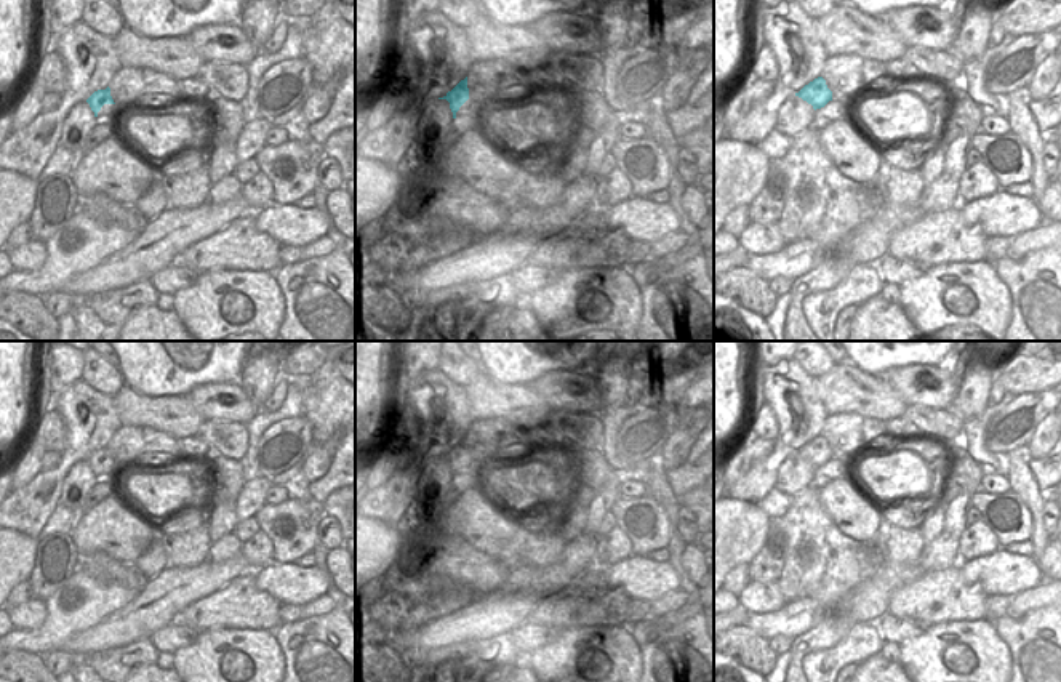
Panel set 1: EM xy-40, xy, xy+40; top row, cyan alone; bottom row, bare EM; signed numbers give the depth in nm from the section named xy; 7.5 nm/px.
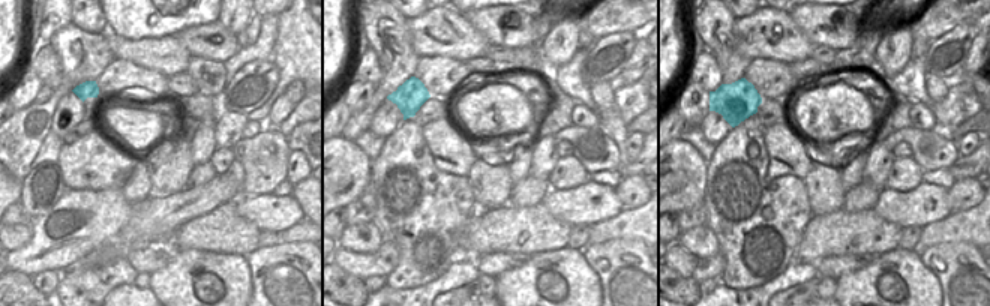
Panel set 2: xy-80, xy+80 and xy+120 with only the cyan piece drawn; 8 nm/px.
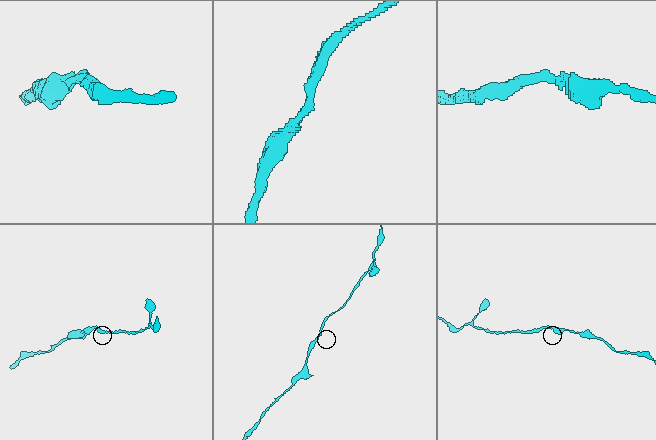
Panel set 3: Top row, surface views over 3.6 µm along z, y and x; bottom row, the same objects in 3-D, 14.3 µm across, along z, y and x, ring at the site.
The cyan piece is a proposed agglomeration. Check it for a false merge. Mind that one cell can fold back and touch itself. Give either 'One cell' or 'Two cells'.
One cell

